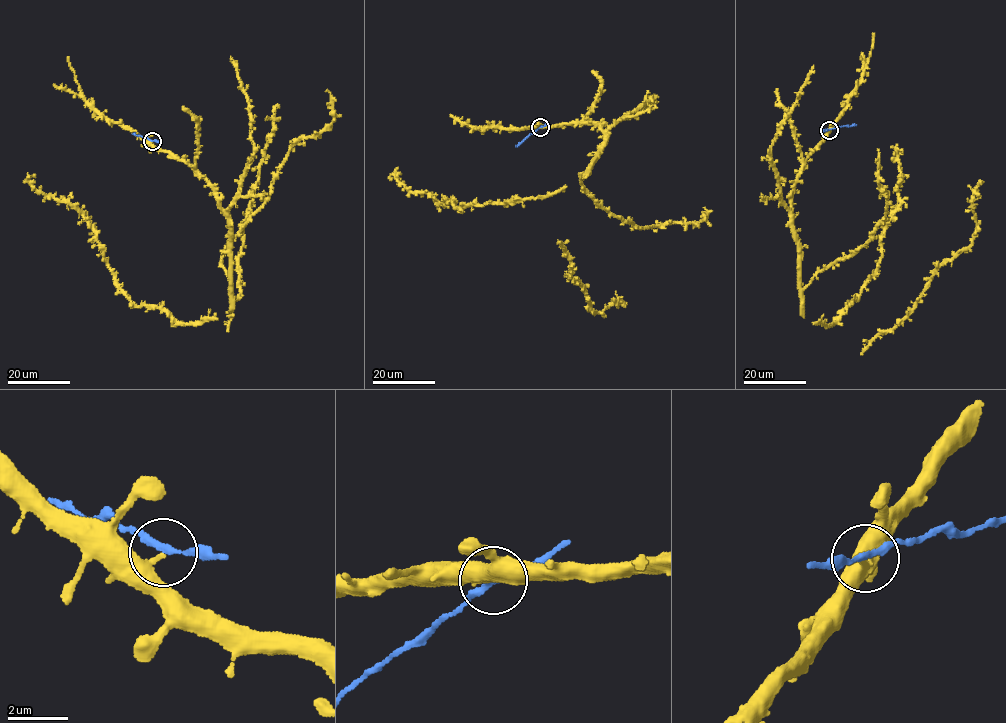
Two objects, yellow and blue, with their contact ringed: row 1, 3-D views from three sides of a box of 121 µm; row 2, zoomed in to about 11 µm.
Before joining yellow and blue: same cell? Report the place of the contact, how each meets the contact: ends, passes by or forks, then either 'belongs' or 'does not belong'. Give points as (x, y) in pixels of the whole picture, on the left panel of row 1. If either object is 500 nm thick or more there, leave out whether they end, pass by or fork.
(152, 141) | yellow ends | blue passes by | does not belong

